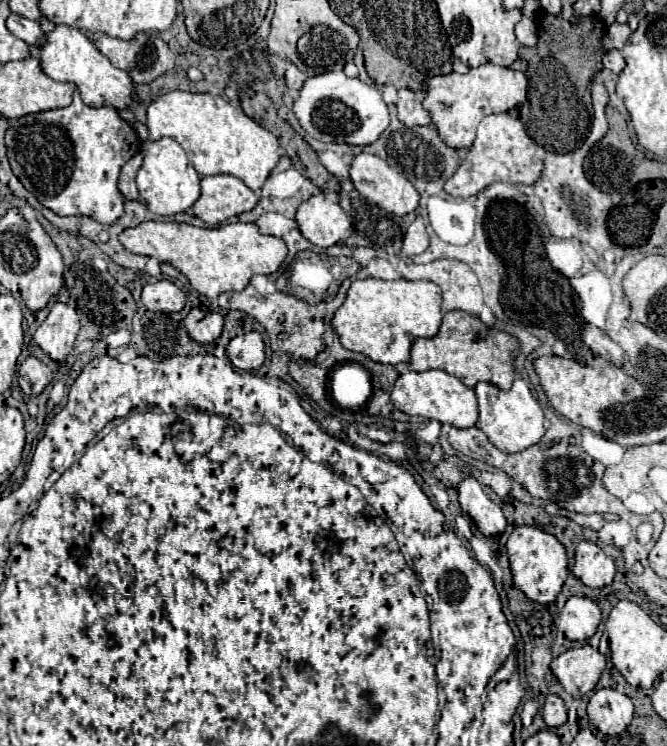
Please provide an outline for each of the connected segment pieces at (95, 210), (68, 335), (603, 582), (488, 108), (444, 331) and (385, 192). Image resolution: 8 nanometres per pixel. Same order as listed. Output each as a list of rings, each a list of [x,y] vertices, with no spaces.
[[[80,93],[64,109],[24,115],[6,131],[8,159],[20,183],[58,215],[86,215],[112,225],[124,215],[124,197],[118,191],[122,165],[140,151],[142,141],[116,109],[88,107]]]
[[[56,303],[44,323],[36,329],[34,341],[54,361],[64,361],[72,351],[74,339],[80,331],[80,319],[74,305]]]
[[[582,541],[576,547],[572,573],[588,587],[606,587],[616,575],[616,563],[596,543]]]
[[[482,65],[470,69],[466,75],[452,71],[450,75],[432,77],[428,81],[428,91],[422,103],[432,113],[432,121],[440,137],[444,137],[446,145],[460,149],[472,145],[476,137],[476,127],[482,121],[482,117],[522,105],[526,101],[526,89],[528,89],[528,79],[522,71],[498,65]]]
[[[448,311],[444,313],[442,327],[436,337],[414,341],[412,353],[410,353],[412,355],[410,369],[412,371],[440,369],[458,377],[470,389],[474,389],[476,383],[486,381],[508,391],[512,387],[514,373],[516,373],[514,359],[518,357],[518,349],[520,349],[520,341],[514,335],[488,327],[470,313]]]
[[[360,153],[354,157],[352,165],[350,165],[350,179],[354,183],[354,187],[374,205],[378,205],[380,209],[394,213],[394,215],[408,215],[412,213],[418,203],[420,203],[420,193],[416,191],[416,187],[404,177],[400,175],[394,167],[390,167],[384,159],[376,157],[376,155],[368,155],[368,153]]]

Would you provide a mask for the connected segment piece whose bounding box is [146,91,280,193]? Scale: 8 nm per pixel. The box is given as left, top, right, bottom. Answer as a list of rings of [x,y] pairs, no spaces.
[[[186,91],[166,93],[148,105],[146,127],[154,141],[162,137],[176,139],[184,147],[186,155],[190,155],[190,161],[200,175],[234,175],[254,193],[262,189],[264,181],[280,161],[278,139],[246,117],[240,107],[234,107],[216,95]]]

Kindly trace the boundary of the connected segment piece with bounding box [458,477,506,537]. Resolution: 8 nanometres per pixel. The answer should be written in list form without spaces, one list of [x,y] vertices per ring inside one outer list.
[[[466,477],[458,483],[458,495],[462,511],[476,523],[480,533],[484,533],[486,537],[504,533],[506,517],[502,515],[502,509],[490,501],[490,497],[474,477]]]

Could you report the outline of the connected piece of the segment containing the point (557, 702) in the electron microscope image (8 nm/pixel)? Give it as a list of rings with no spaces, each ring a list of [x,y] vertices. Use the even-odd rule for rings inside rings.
[[[548,695],[542,707],[542,715],[548,727],[560,727],[566,723],[566,707],[558,695]]]

